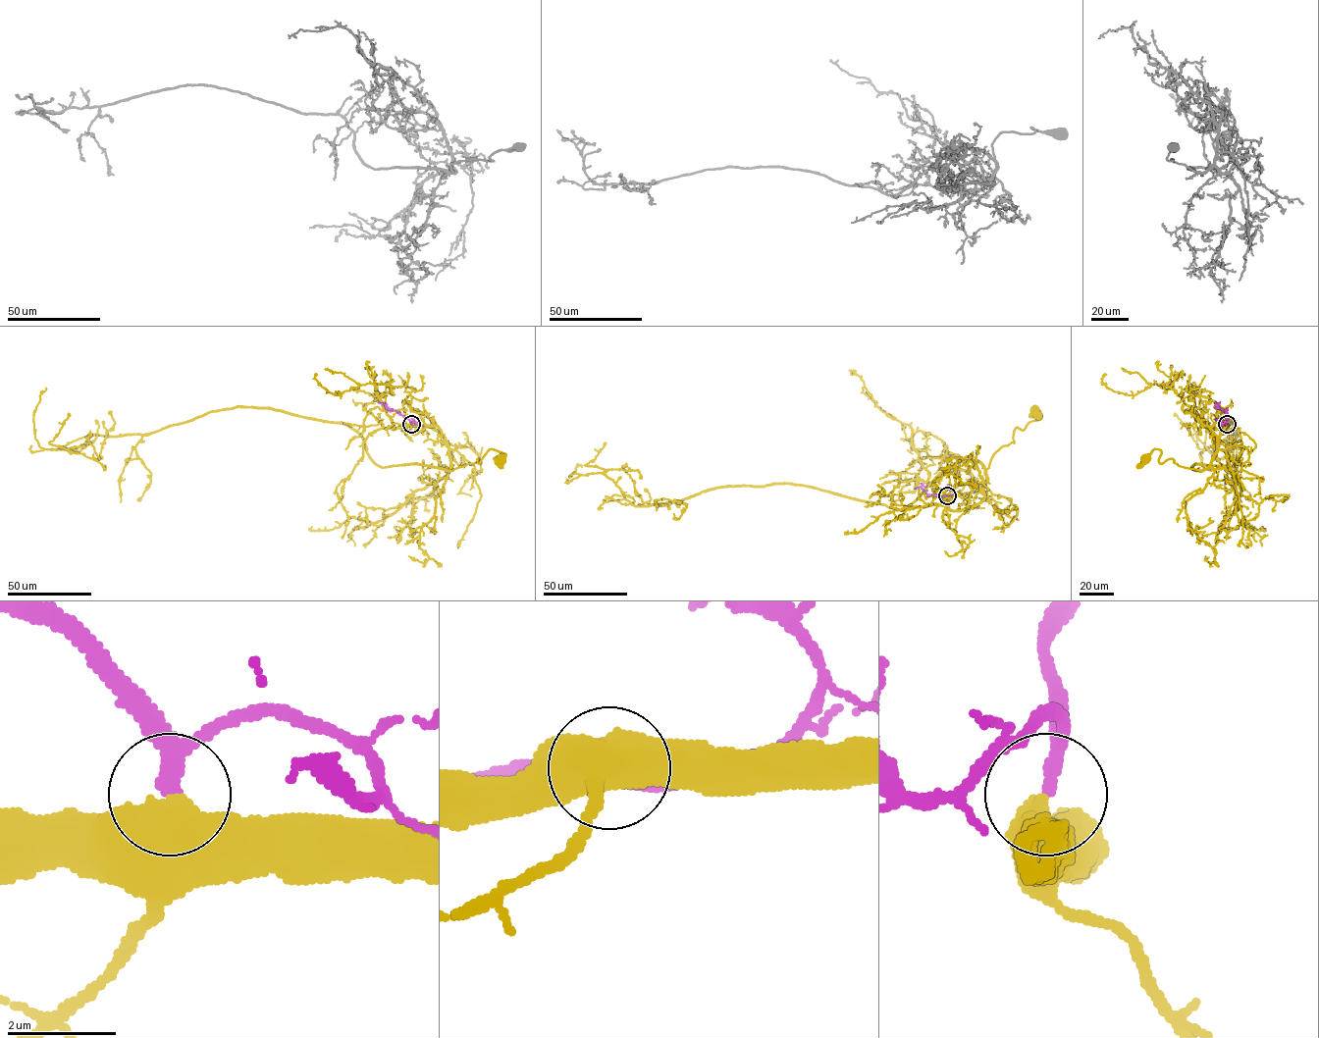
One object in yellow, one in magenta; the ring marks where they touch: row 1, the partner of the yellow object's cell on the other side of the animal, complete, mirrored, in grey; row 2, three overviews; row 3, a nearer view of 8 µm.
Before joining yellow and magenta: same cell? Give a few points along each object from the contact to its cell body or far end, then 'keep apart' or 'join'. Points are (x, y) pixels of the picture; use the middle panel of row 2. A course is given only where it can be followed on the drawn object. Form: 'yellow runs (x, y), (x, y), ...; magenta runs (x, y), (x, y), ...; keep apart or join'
yellow runs (947, 495), (984, 486), (990, 459), (1014, 441), (1016, 427), (1024, 430), (1038, 419), (1036, 412); magenta runs (947, 495), (927, 494), (921, 487), (915, 489); join

